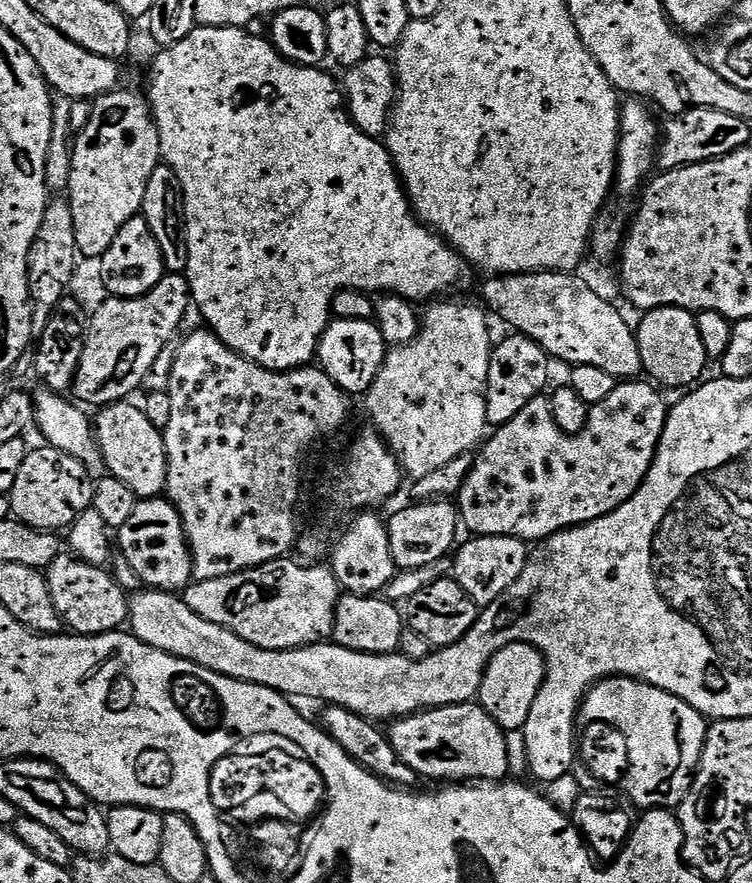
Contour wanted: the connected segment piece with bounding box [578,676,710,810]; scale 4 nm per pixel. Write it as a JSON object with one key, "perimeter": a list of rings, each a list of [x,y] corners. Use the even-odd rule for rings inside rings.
{"perimeter":[[[608,676],[588,689],[580,703],[581,725],[592,720],[612,720],[628,732],[632,744],[632,772],[628,772],[628,797],[640,810],[676,810],[689,799],[692,781],[700,767],[709,721],[682,698],[629,676]]]}

